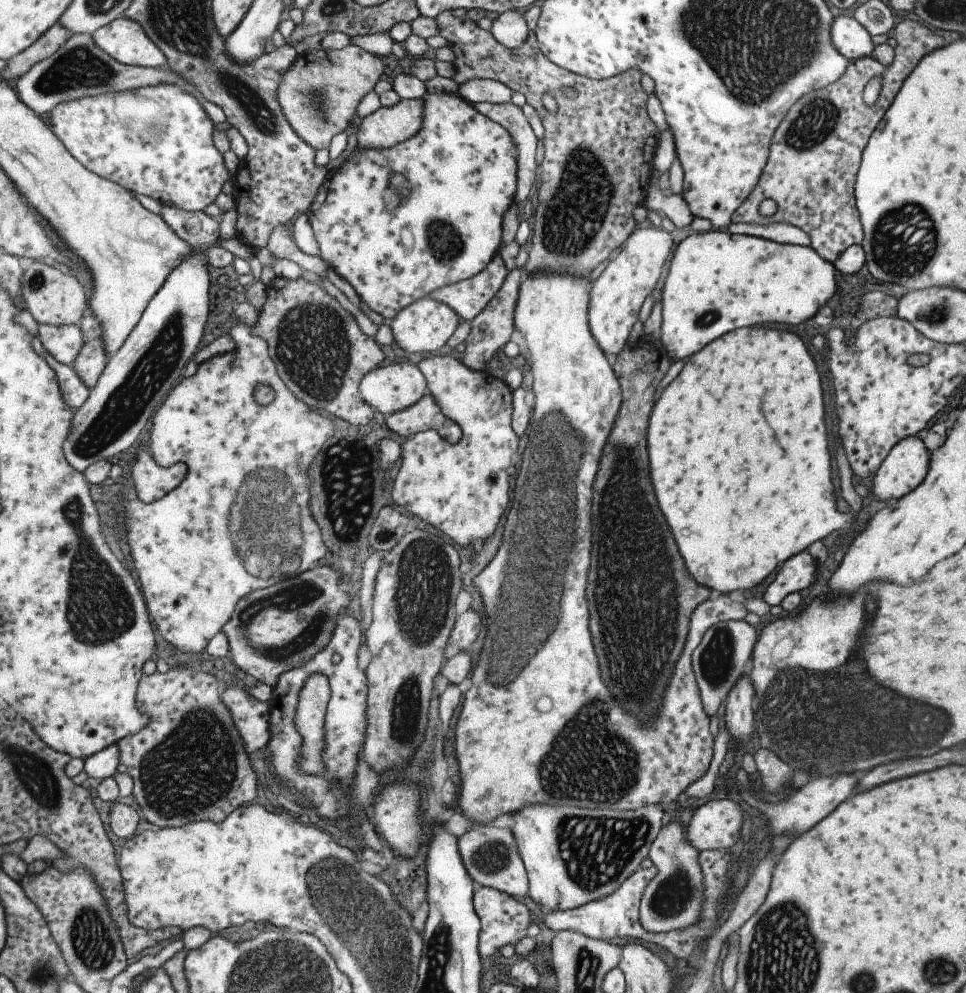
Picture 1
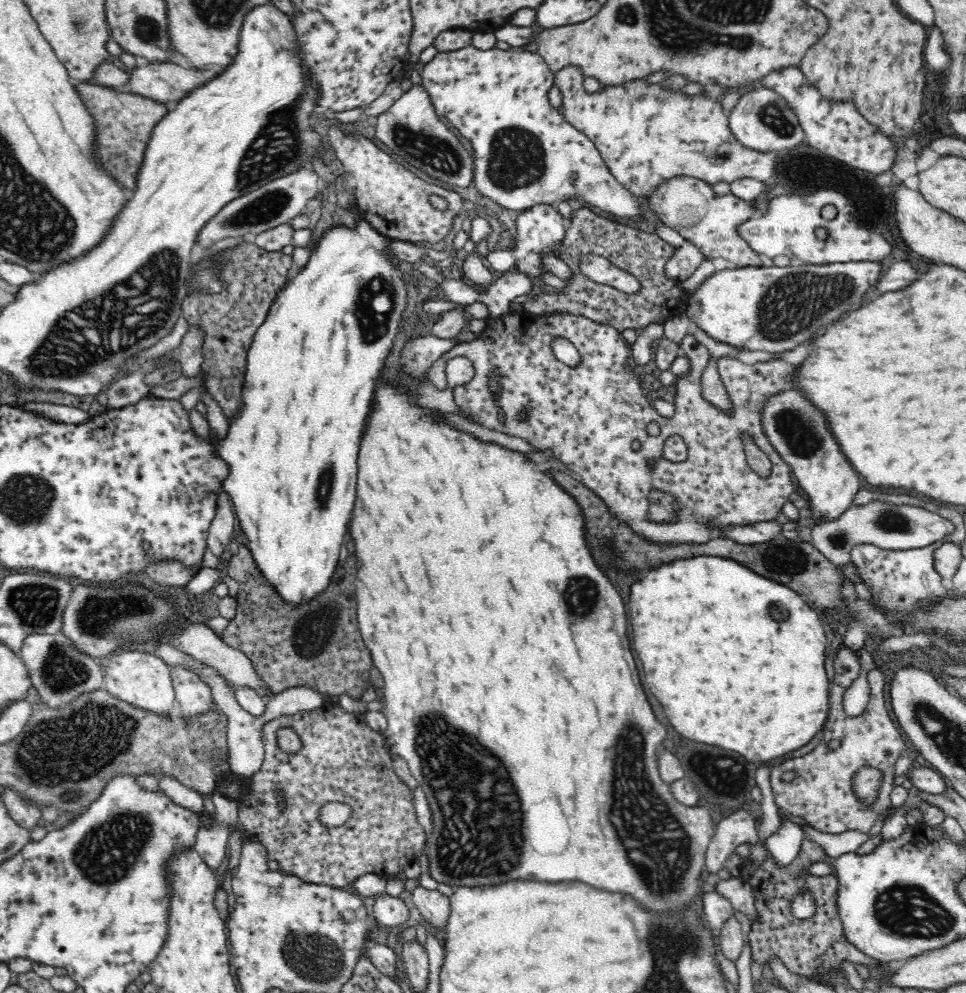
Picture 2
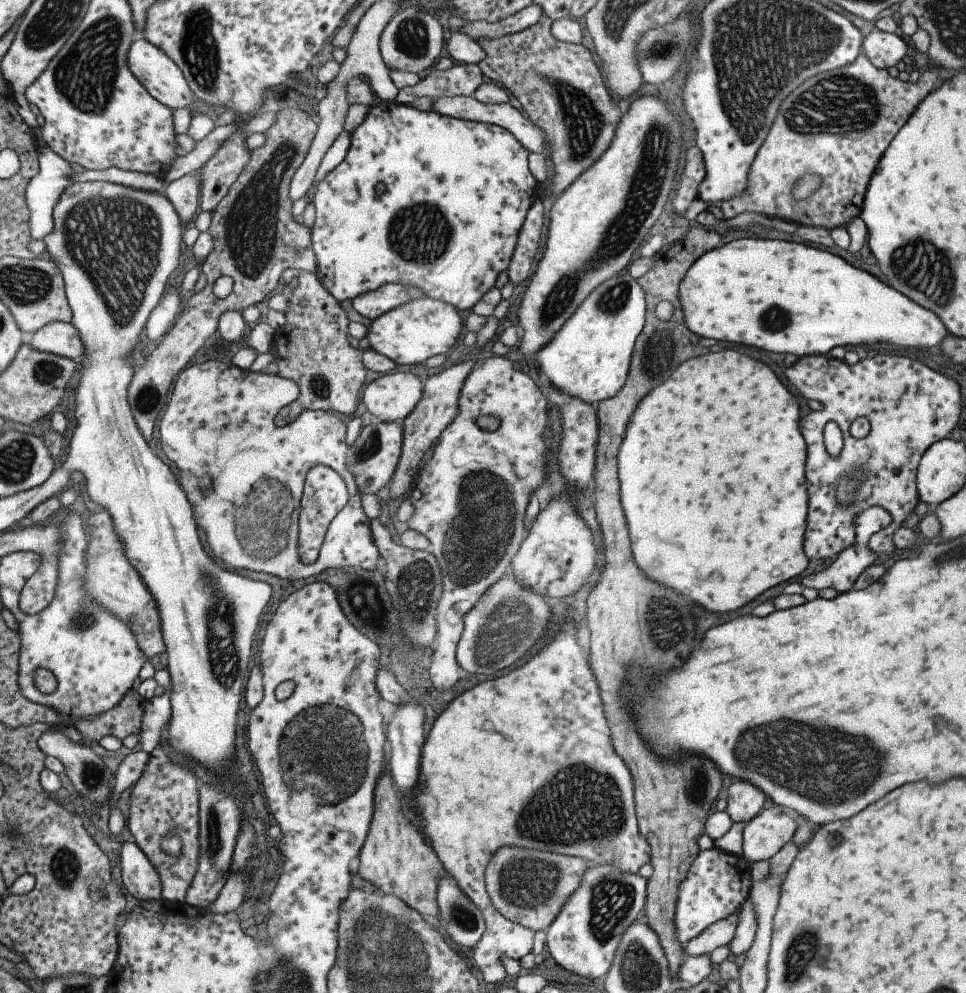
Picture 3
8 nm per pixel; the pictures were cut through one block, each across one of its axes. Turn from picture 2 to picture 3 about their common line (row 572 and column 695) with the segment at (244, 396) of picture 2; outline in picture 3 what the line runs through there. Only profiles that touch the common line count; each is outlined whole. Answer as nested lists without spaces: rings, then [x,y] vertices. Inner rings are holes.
[[[739,238],[704,252],[699,258],[695,259],[695,262],[691,263],[684,277],[680,280],[678,297],[684,316],[684,325],[693,334],[699,337],[713,338],[713,340],[725,340],[725,342],[731,342],[731,344],[753,346],[753,348],[761,348],[761,350],[767,350],[767,352],[795,354],[798,359],[811,355],[827,354],[833,346],[851,346],[852,348],[857,344],[867,346],[867,344],[875,344],[875,342],[879,344],[881,341],[889,342],[889,344],[899,346],[899,348],[936,349],[947,334],[943,324],[935,318],[935,314],[931,314],[929,310],[923,310],[921,306],[917,306],[909,298],[897,294],[893,288],[889,288],[887,284],[880,282],[875,276],[851,266],[843,258],[831,254],[827,250],[818,250],[811,246],[805,246],[805,244],[785,240]]]

